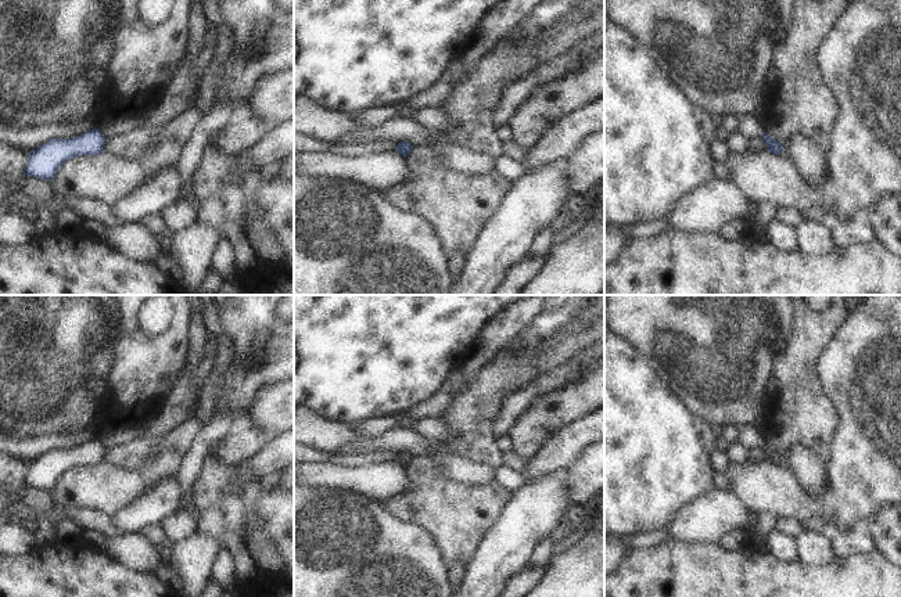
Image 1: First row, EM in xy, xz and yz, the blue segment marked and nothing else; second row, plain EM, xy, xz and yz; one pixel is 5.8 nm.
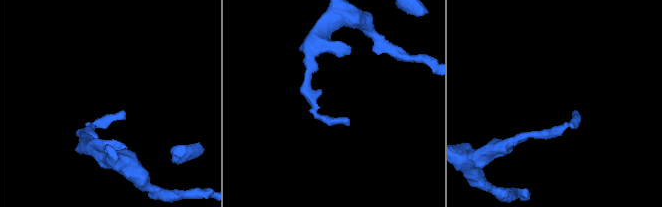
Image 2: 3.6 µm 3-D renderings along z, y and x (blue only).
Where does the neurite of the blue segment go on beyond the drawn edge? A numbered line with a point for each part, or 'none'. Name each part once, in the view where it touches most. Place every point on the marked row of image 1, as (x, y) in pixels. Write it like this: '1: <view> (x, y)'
none

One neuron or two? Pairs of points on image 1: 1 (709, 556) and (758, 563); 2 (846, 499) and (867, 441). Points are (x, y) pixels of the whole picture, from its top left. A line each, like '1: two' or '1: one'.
1: one
2: one

